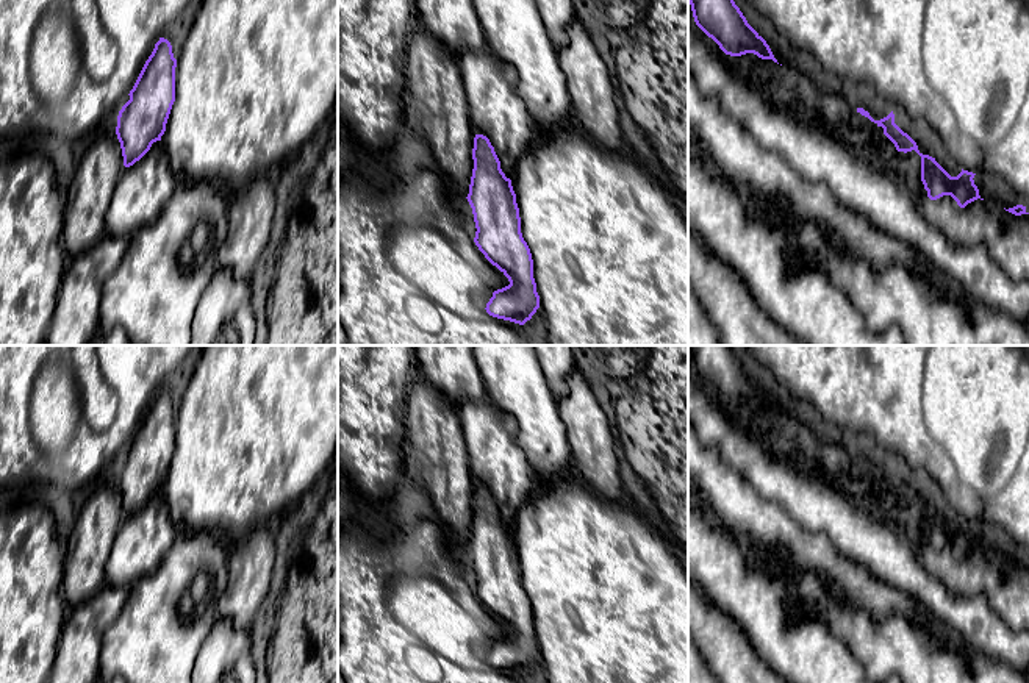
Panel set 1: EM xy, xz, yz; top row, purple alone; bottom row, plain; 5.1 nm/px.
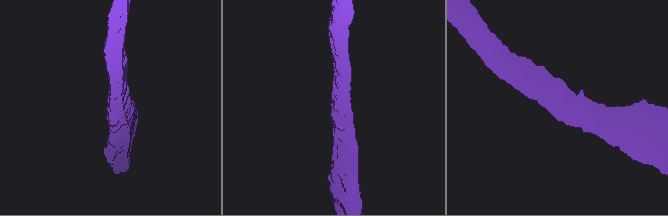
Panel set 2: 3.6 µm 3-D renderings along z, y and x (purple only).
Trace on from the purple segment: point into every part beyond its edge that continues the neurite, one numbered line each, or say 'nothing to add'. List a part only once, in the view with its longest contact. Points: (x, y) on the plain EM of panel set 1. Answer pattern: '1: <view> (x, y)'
nothing to add

